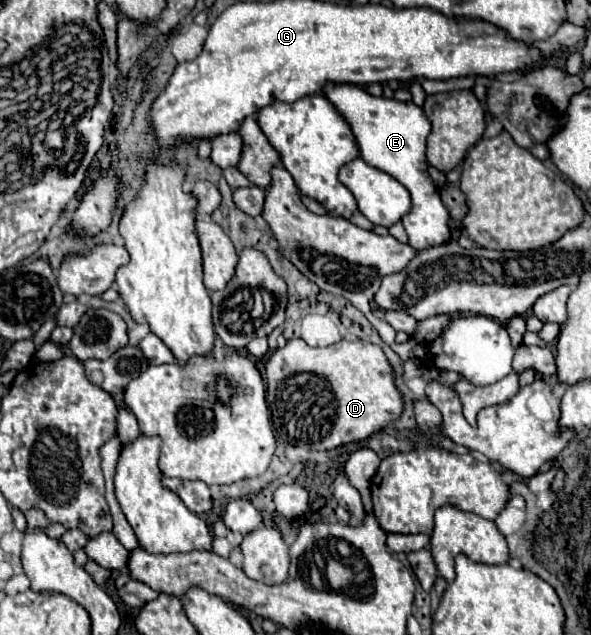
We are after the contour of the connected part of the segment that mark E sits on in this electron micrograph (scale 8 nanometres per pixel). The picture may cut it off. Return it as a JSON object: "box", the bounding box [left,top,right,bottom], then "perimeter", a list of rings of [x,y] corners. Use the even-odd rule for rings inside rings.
{"box":[323,83,451,249],"perimeter":[[[345,83],[345,87],[325,87],[323,95],[349,123],[359,147],[359,157],[371,167],[377,167],[395,177],[409,191],[411,209],[401,219],[409,235],[409,245],[425,249],[447,243],[451,237],[447,227],[449,211],[441,203],[441,197],[427,175],[429,165],[425,159],[425,139],[431,131],[431,123],[425,117],[423,109],[417,107],[413,101],[403,103],[397,99],[369,95],[363,87],[349,87],[349,83]]]}

